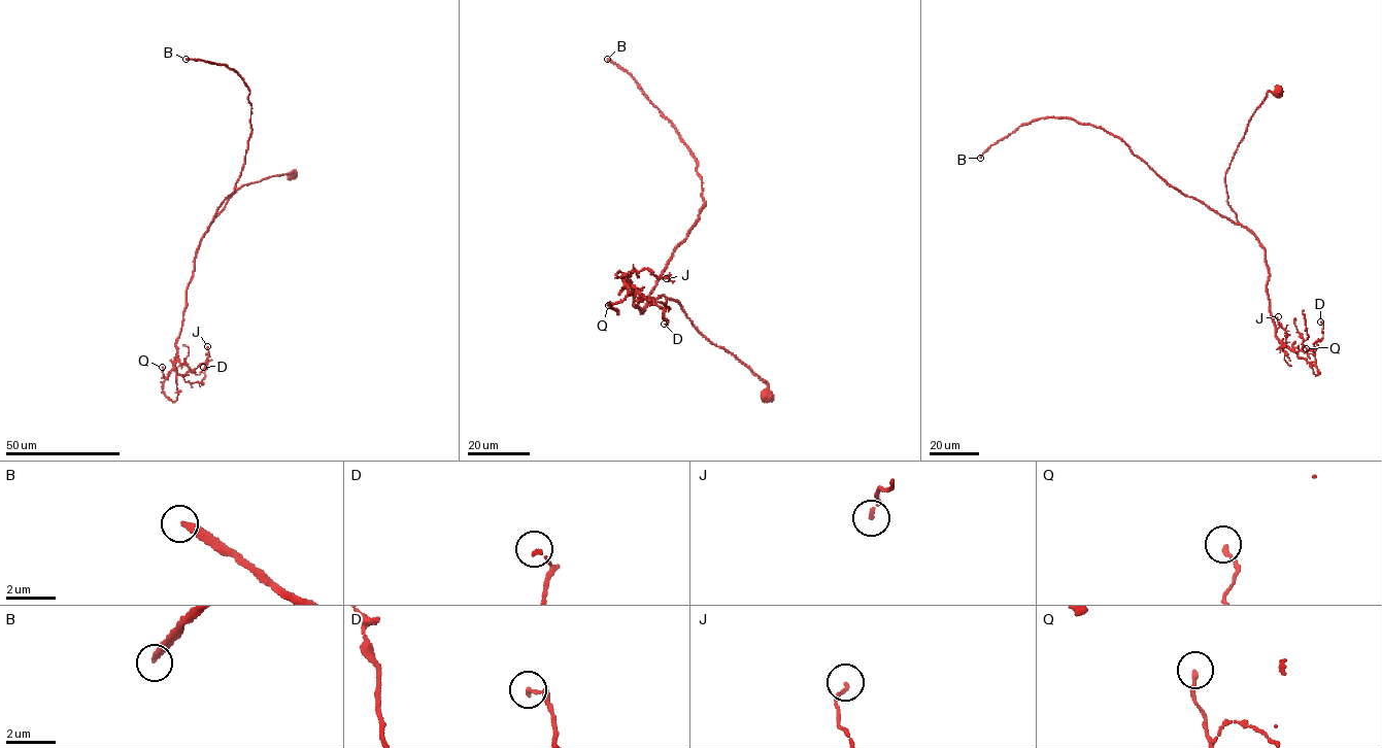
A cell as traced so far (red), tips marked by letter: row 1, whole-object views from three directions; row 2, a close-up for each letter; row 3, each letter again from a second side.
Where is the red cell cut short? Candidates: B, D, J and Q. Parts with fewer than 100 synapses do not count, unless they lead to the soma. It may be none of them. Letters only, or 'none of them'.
B

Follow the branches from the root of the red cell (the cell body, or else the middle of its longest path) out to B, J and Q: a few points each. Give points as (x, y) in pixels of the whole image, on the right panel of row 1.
B: (1279, 91), (1256, 109), (1225, 172), (1236, 224), (1168, 184), (1120, 138), (1071, 118), (1032, 121), (980, 158)
J: (1279, 91), (1269, 92), (1249, 122), (1225, 182), (1236, 217), (1265, 250), (1271, 314), (1282, 347), (1278, 316)
Q: (1279, 91), (1269, 92), (1249, 122), (1225, 183), (1236, 217), (1265, 250), (1277, 338), (1318, 374), (1306, 348)

